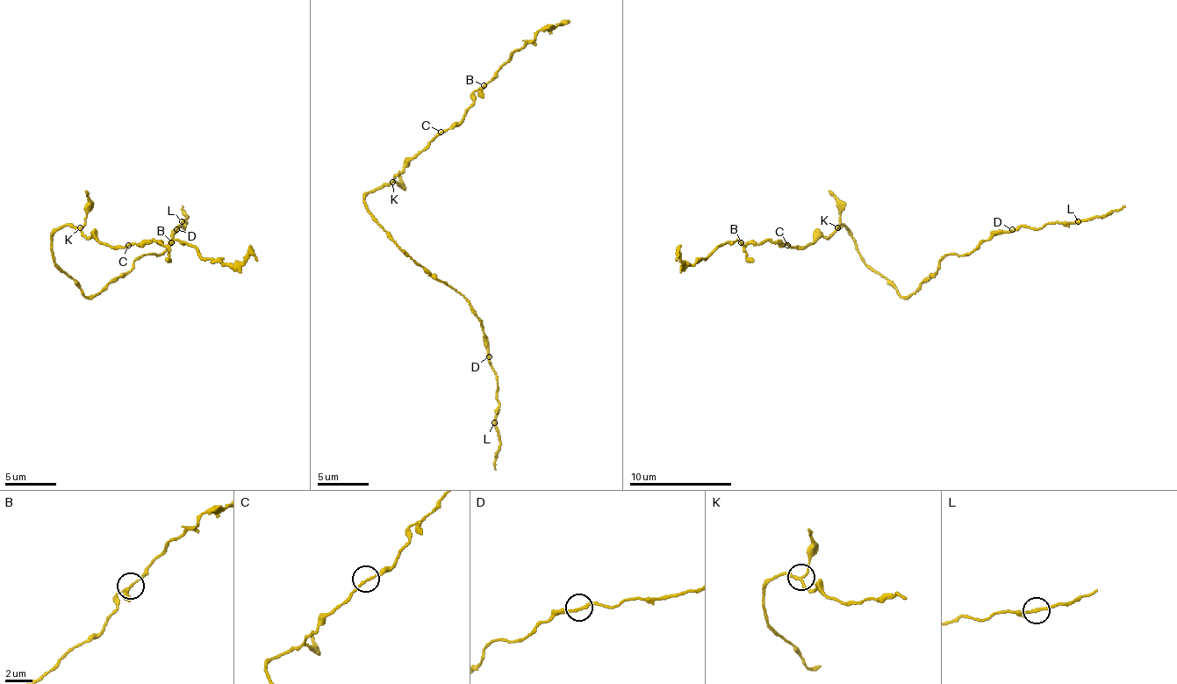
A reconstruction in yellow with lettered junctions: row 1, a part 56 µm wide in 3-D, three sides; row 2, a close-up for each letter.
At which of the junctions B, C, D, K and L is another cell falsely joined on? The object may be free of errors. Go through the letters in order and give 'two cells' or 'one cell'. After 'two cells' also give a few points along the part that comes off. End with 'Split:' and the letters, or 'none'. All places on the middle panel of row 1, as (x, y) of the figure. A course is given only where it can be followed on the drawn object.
B: one cell
C: one cell
D: one cell
K: two cells; foreign part runs (391, 183), (399, 183), (397, 172)
L: one cell
Split: K

